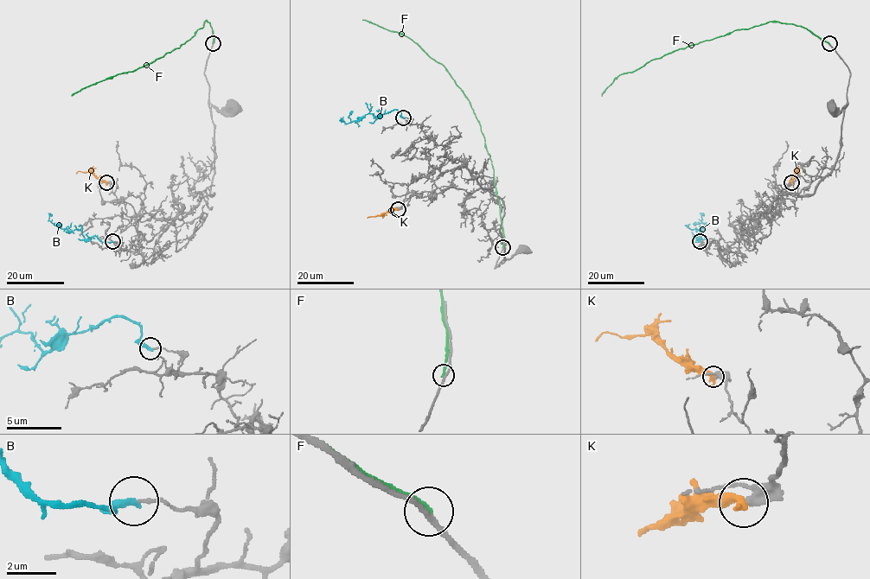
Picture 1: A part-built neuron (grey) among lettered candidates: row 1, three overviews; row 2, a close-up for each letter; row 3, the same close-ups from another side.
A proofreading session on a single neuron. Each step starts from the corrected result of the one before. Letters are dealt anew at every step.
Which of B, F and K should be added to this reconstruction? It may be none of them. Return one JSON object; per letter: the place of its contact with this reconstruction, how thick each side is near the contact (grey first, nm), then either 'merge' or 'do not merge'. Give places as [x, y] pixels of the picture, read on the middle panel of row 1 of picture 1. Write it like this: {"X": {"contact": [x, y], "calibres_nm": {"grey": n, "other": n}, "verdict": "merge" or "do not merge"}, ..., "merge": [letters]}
{"B": {"contact": [403, 117], "calibres_nm": {"grey": 120, "other": 340}, "verdict": "do not merge"}, "F": {"contact": [502, 247], "calibres_nm": {"grey": 190, "other": 280}, "verdict": "do not merge"}, "K": {"contact": [398, 209], "calibres_nm": {"grey": 400, "other": 460}, "verdict": "do not merge"}, "merge": []}

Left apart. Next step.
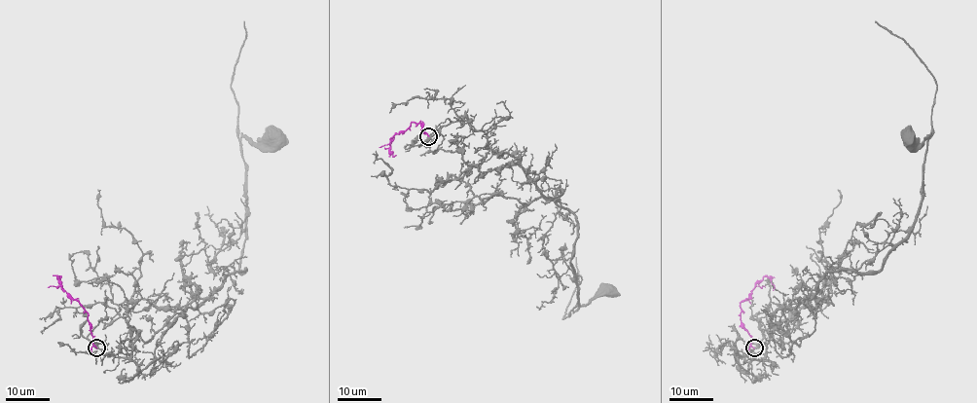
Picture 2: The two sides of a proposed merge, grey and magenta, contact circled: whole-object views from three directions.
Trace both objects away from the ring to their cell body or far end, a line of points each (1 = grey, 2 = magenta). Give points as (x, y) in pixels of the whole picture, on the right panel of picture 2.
1: (754, 348), (737, 359), (744, 371), (778, 309), (828, 272), (875, 272), (908, 235), (928, 136), (906, 138)
2: (753, 348), (750, 344), (751, 337), (741, 322), (741, 303), (748, 298), (765, 276), (772, 284), (774, 290)

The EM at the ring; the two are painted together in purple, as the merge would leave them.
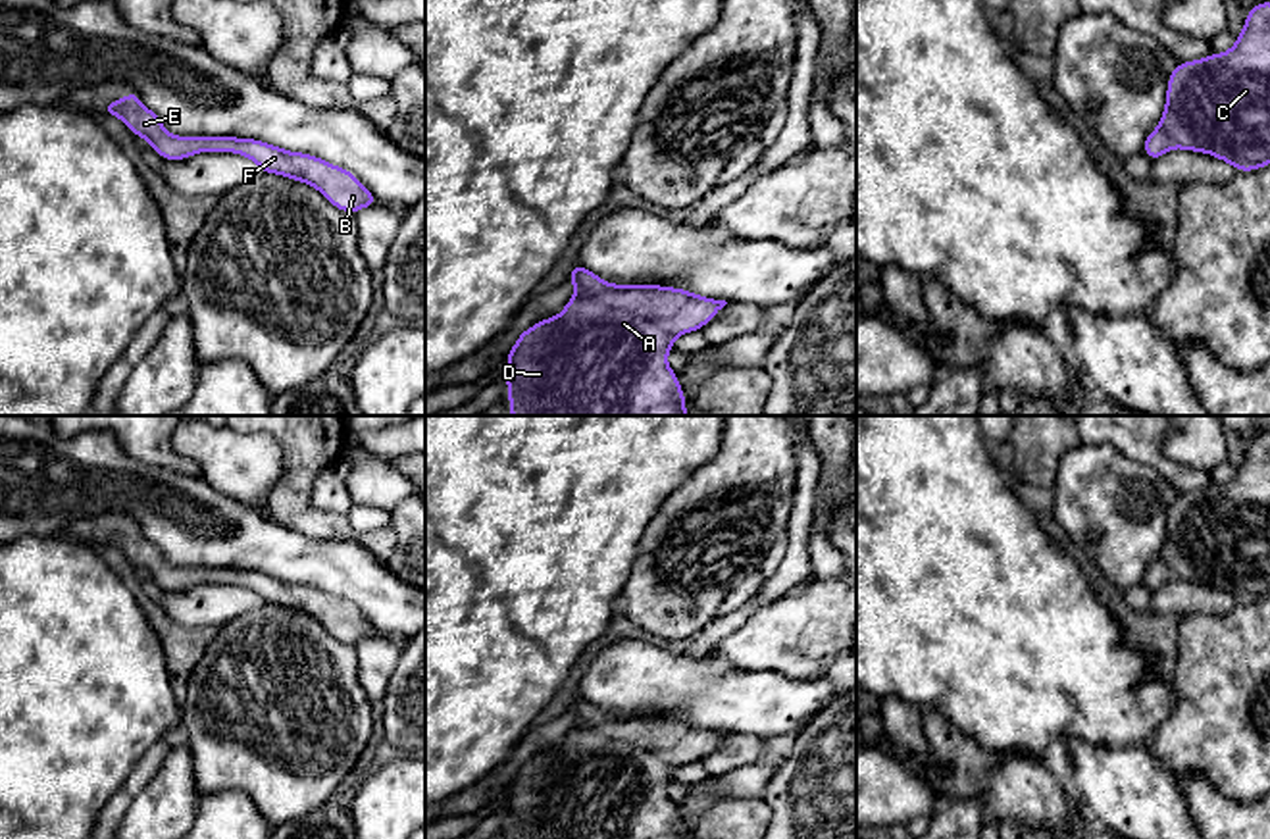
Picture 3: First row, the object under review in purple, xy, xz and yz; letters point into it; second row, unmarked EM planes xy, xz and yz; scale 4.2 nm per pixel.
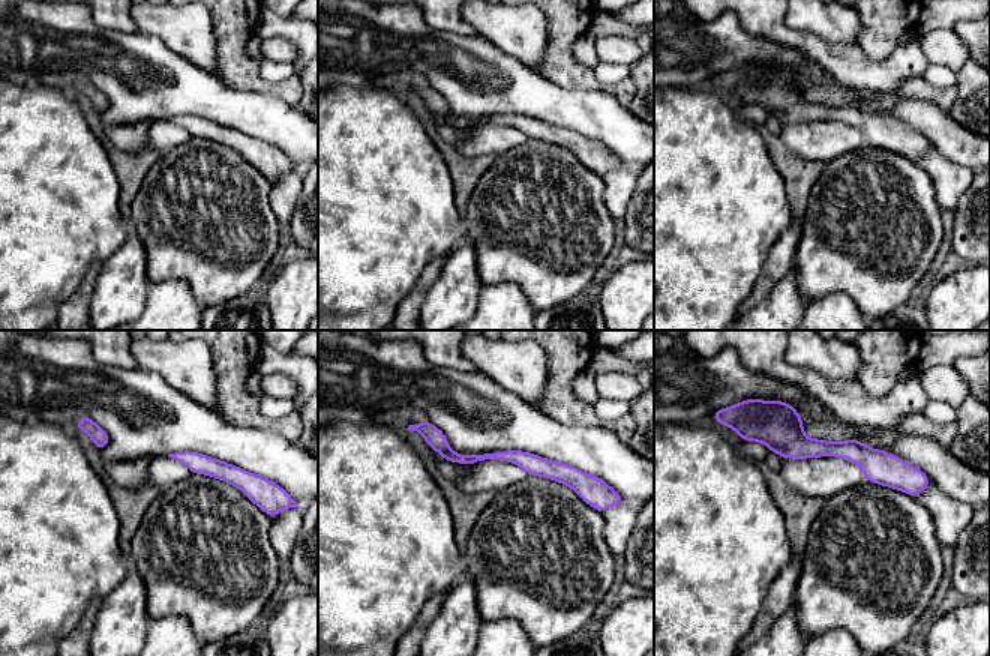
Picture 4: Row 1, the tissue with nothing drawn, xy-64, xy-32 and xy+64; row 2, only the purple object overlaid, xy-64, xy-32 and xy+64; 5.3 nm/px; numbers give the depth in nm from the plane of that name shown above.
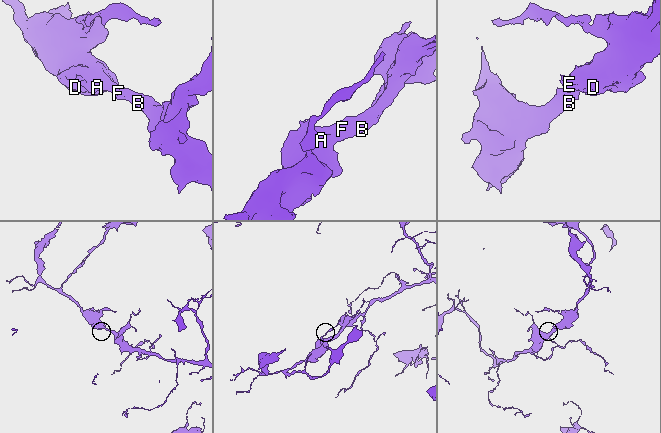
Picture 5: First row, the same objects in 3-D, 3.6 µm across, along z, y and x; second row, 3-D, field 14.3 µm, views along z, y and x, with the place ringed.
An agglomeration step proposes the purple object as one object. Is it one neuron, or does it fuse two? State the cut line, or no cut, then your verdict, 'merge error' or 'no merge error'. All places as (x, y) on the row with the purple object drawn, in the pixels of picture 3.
no cut; no merge error

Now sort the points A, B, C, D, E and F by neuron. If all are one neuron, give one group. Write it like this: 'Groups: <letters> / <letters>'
Groups: A B C D E F

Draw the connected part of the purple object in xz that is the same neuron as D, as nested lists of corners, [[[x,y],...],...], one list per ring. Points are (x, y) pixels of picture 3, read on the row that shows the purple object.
[[[579,262],[568,281],[577,291],[562,314],[523,331],[506,356],[512,416],[687,416],[666,356],[679,335],[702,329],[727,302],[662,285],[604,283]]]

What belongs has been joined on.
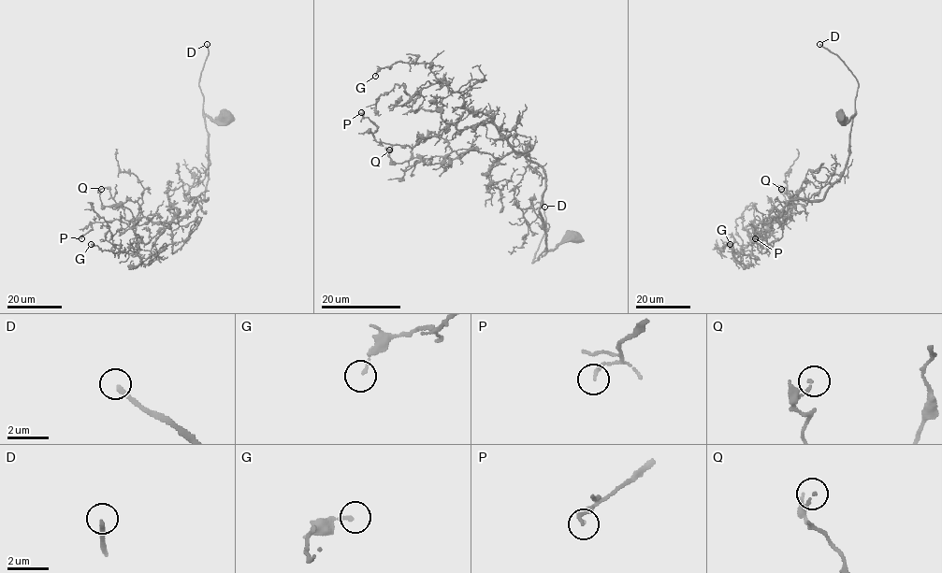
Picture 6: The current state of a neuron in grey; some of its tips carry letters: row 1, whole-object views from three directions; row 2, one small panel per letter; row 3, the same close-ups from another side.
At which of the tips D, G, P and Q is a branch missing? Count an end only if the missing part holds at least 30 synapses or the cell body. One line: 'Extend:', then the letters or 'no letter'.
Extend: D

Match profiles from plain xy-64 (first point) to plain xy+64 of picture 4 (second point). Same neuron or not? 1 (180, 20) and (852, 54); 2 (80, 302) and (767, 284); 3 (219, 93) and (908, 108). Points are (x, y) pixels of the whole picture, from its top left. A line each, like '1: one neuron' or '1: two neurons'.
1: two neurons
2: one neuron
3: one neuron

